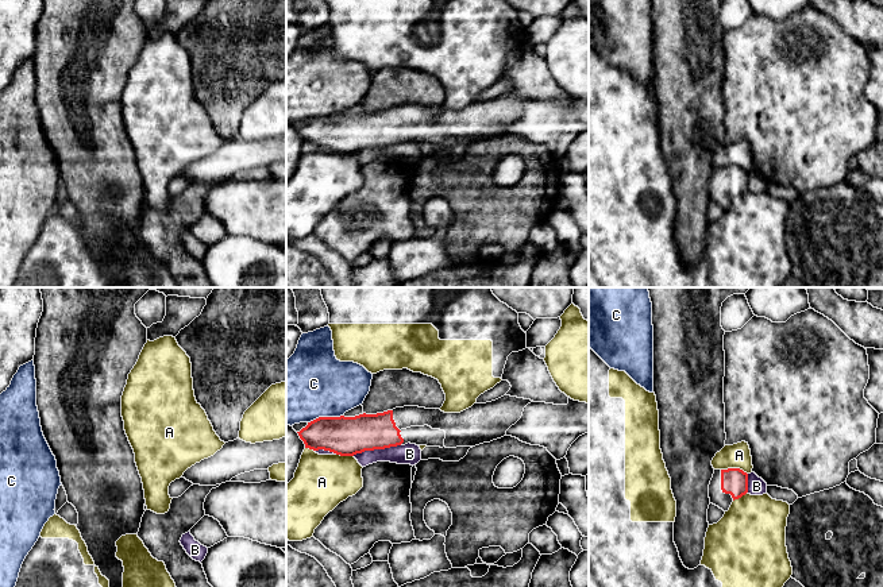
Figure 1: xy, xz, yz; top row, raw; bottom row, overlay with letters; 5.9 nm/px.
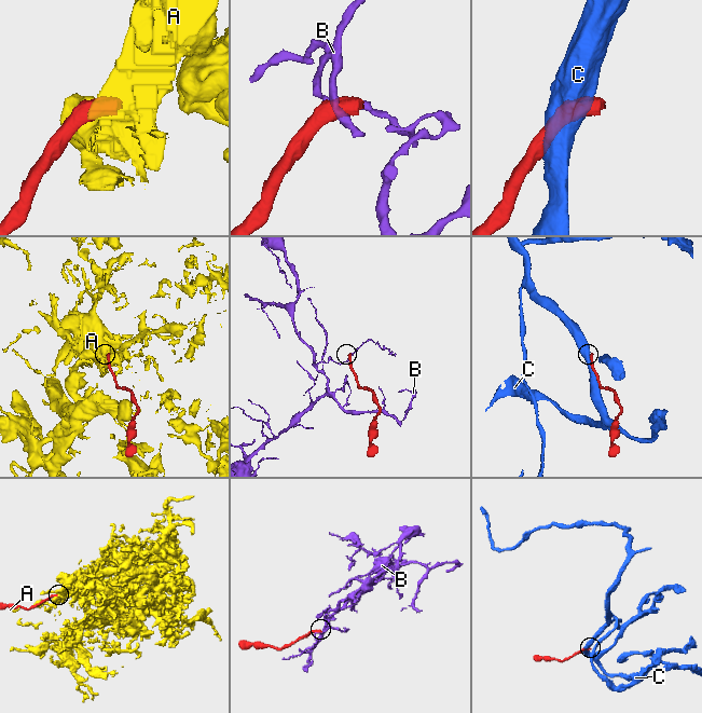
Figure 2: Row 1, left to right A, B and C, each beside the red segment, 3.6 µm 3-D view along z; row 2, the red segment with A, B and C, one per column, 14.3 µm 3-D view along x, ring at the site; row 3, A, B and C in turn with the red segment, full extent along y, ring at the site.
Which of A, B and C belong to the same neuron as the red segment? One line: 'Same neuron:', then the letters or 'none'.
Same neuron: none

